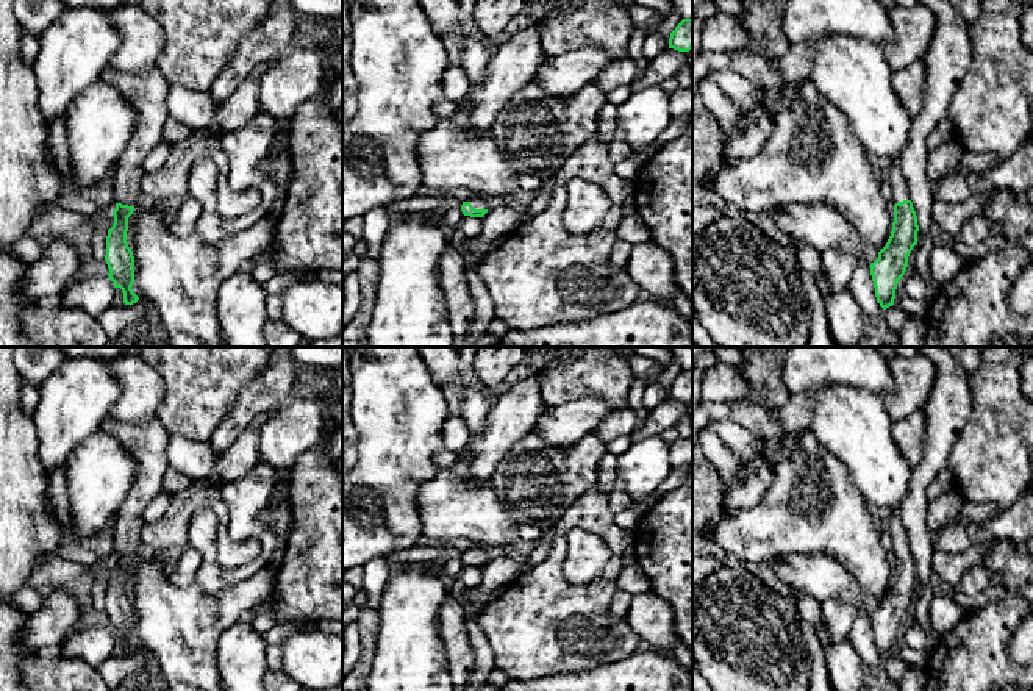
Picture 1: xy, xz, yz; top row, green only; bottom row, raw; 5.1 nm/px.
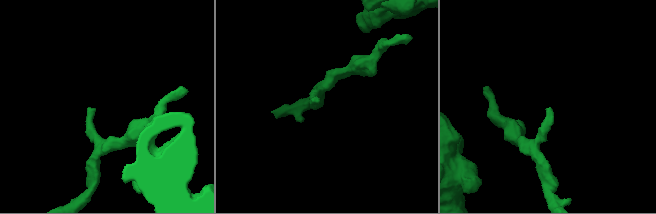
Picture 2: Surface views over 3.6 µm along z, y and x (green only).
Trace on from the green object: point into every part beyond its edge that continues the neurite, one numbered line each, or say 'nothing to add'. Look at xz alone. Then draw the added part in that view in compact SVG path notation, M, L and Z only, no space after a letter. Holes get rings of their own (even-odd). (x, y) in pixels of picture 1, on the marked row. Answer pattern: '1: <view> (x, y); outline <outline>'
1: xz (477, 202); outline M474 195L470 200L467 200L472 208L475 209L488 209L488 200L486 197L481 197L481 195Z

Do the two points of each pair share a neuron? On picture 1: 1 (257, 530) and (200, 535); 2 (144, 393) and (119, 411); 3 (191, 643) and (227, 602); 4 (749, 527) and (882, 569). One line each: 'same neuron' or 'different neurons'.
1: same neuron
2: same neuron
3: same neuron
4: same neuron

